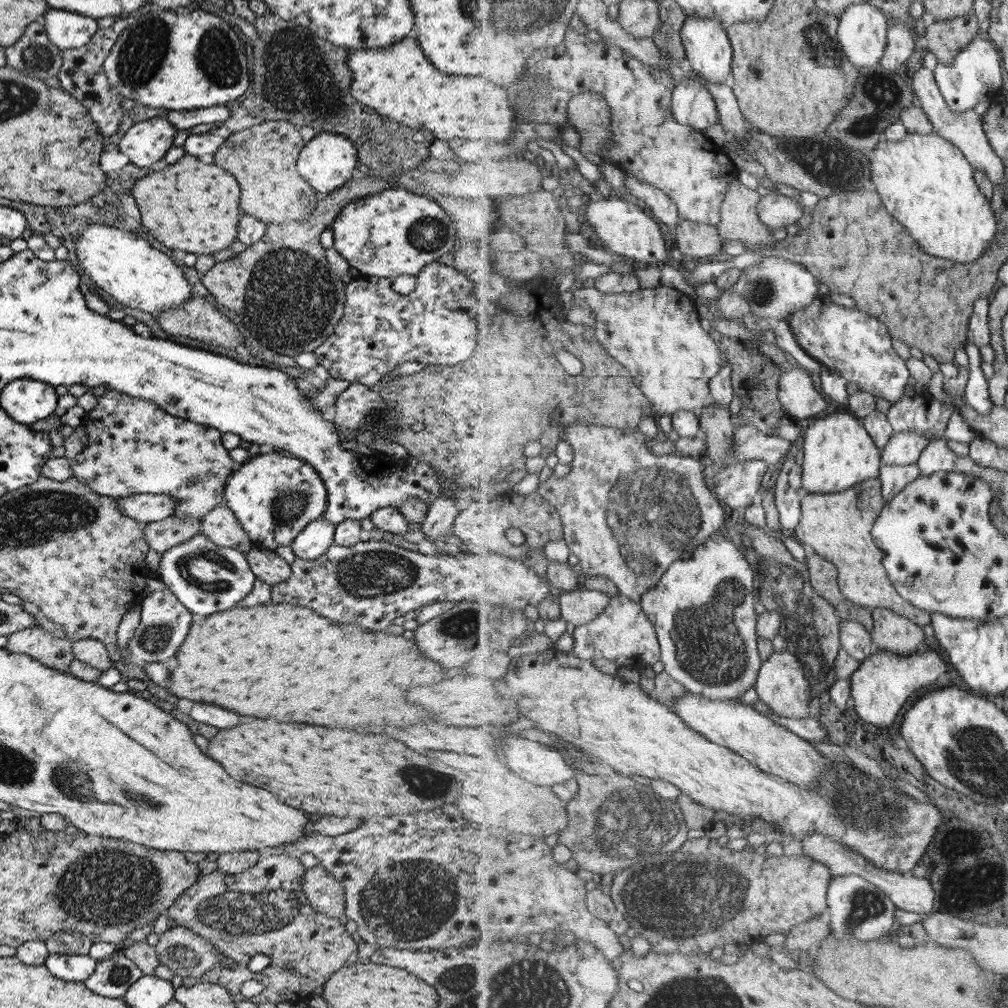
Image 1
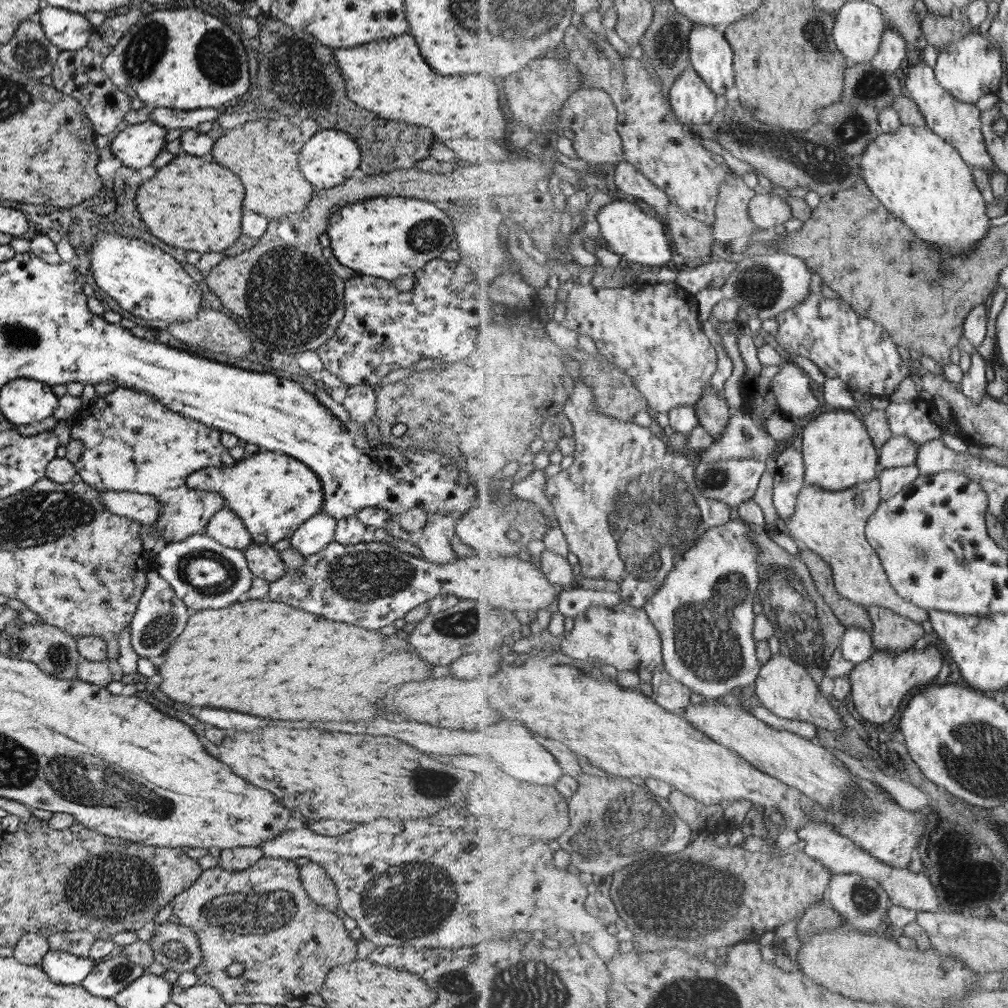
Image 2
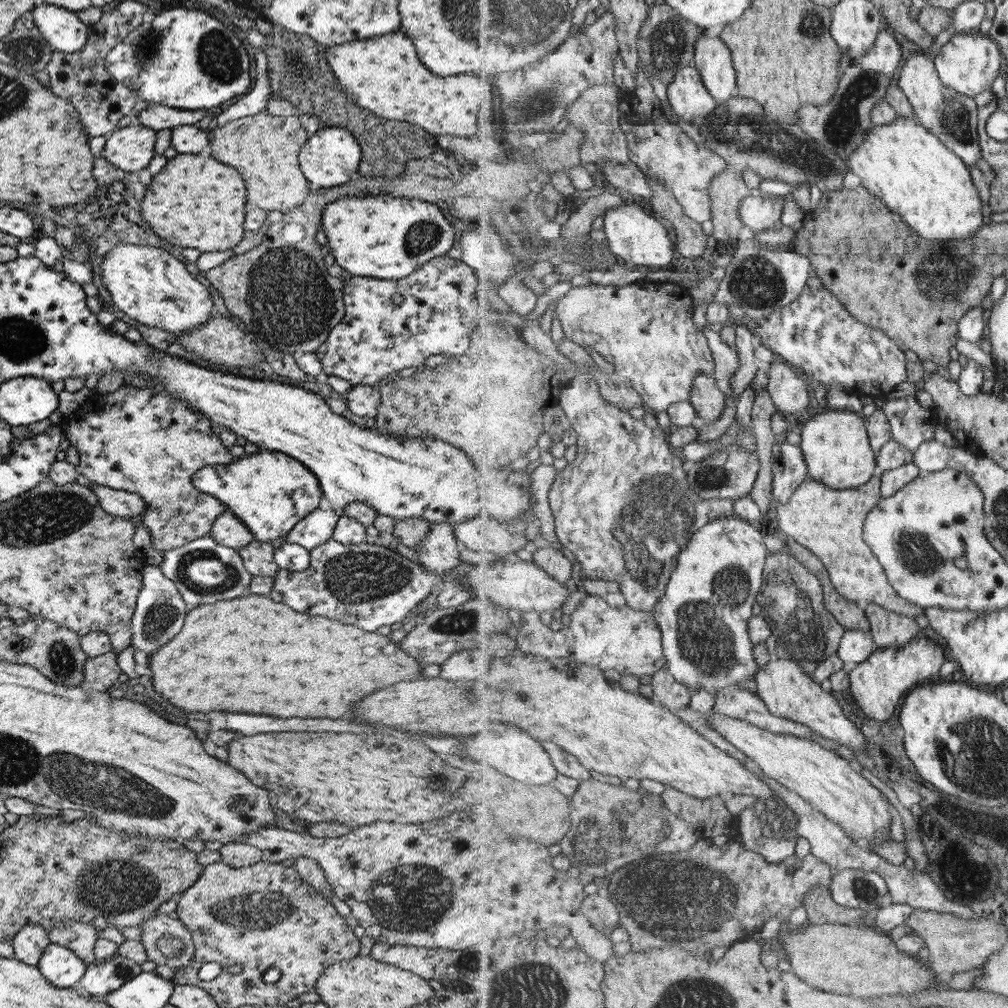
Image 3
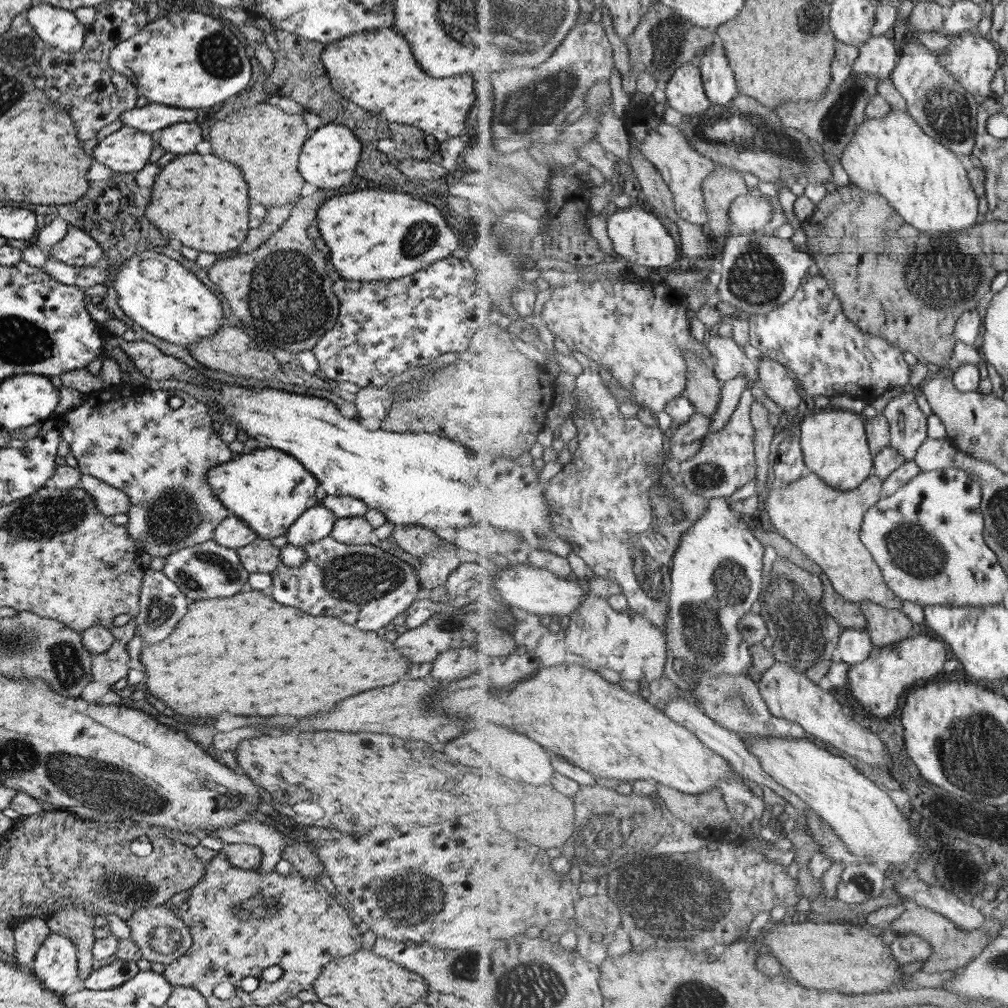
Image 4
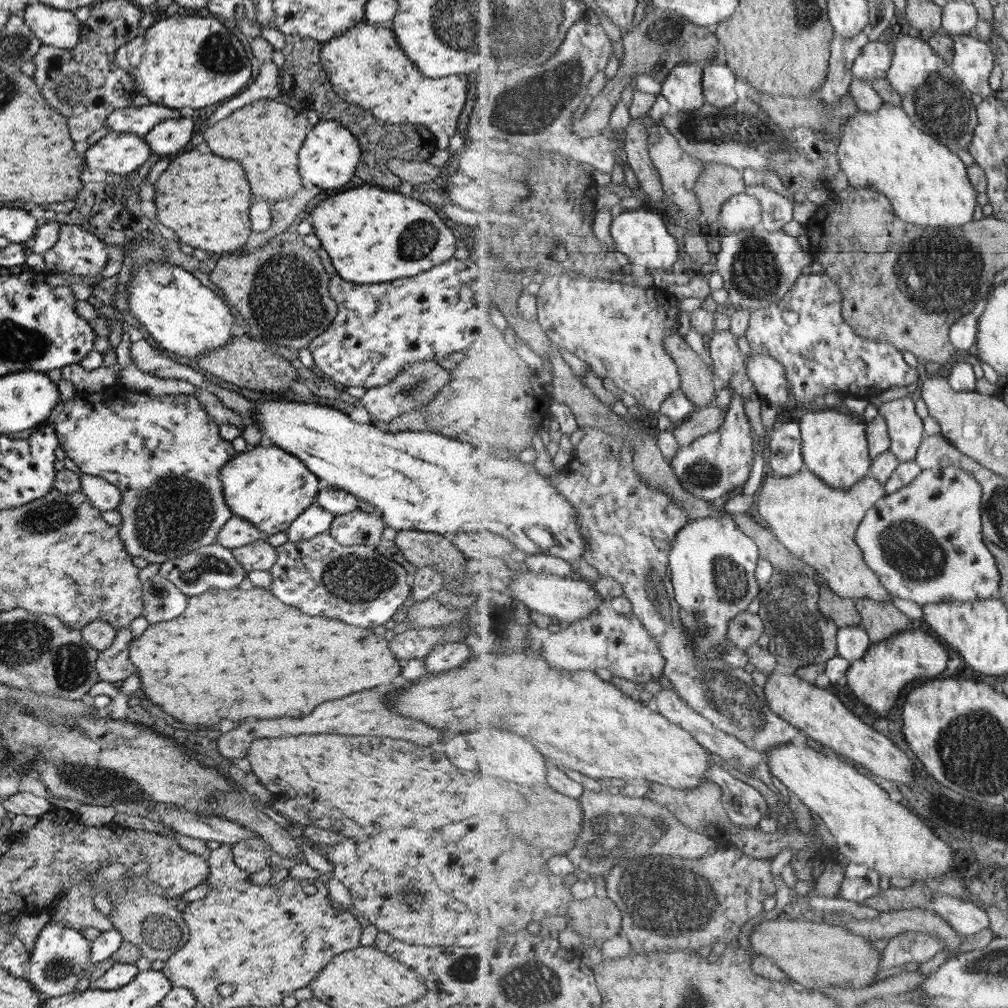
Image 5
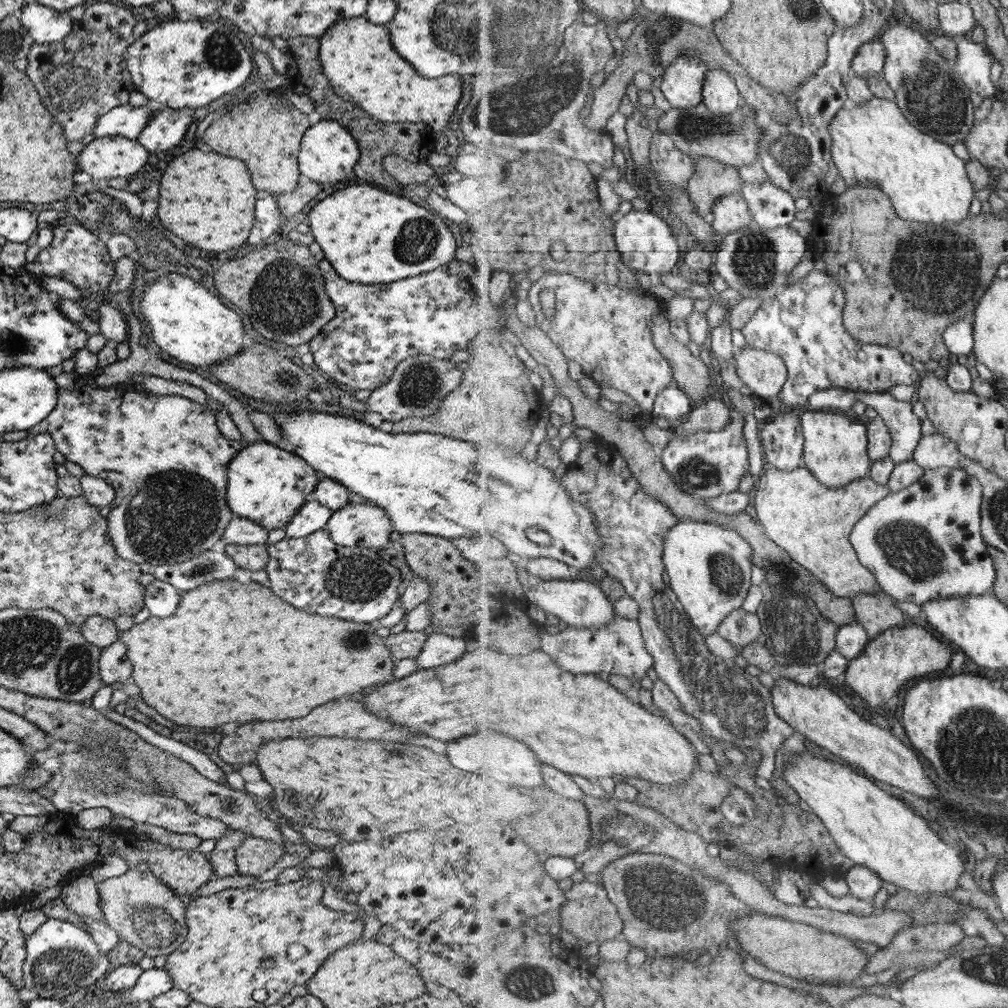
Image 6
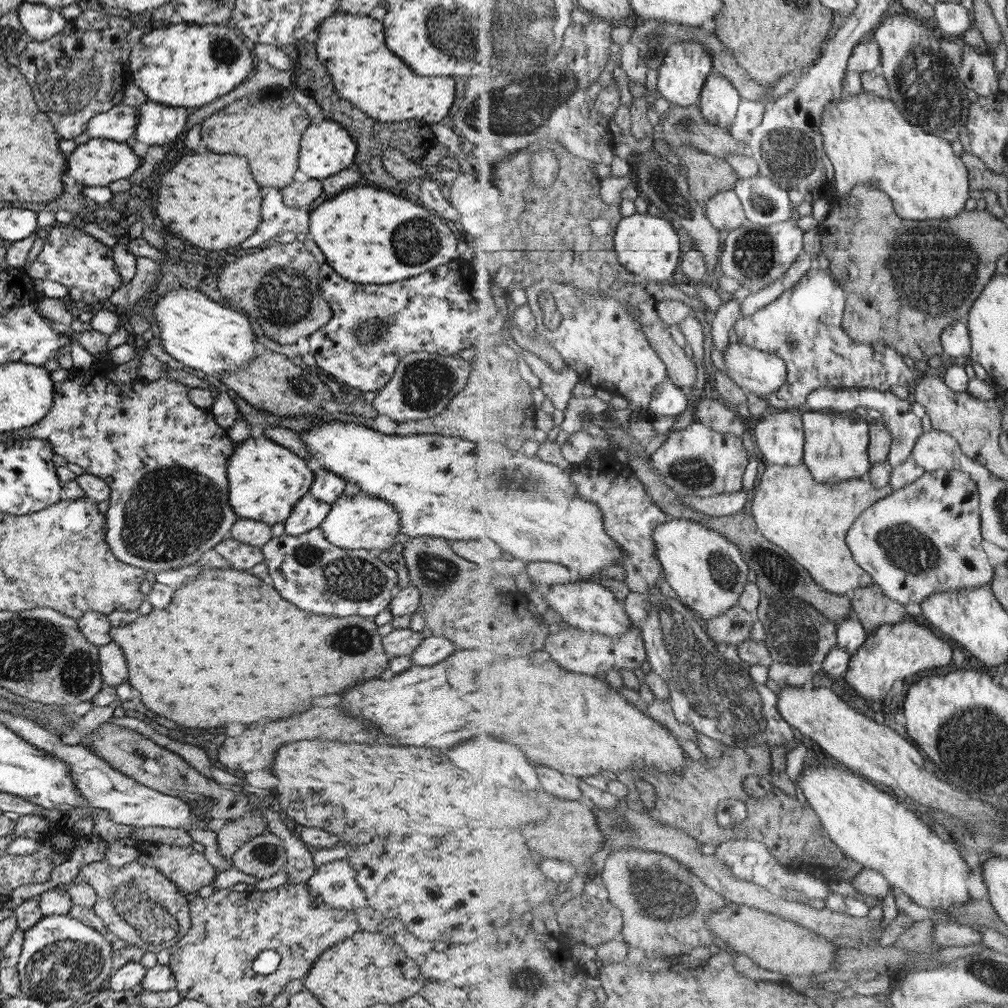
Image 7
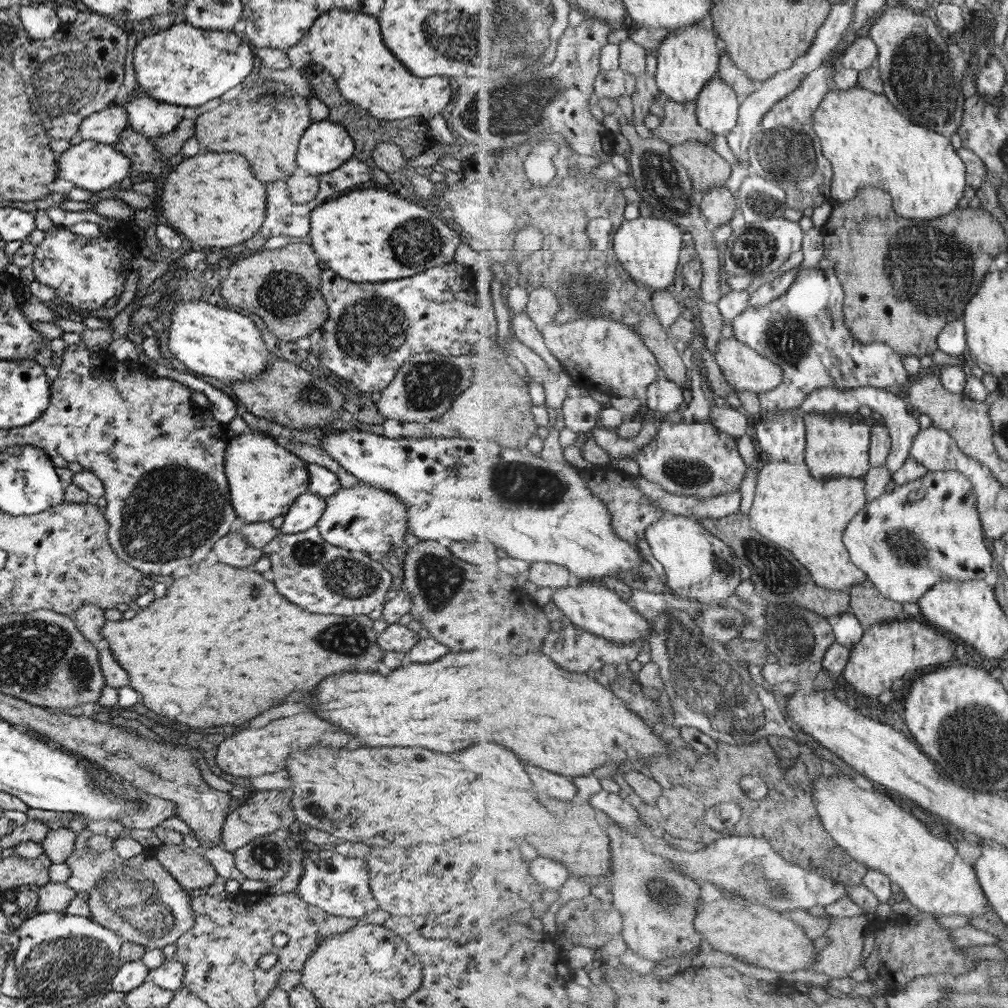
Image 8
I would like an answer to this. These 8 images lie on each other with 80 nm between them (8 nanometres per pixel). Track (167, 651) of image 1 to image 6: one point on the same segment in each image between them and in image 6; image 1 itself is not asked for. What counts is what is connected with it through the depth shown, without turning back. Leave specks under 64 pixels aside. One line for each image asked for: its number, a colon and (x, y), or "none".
2: (159, 616)
3: (159, 612)
4: (161, 603)
5: (161, 600)
6: (160, 598)

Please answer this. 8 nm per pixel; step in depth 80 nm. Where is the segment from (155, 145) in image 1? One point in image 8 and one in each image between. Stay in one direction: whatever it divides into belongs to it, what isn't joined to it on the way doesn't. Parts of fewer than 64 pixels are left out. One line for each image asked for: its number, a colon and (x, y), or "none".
2: (136, 146)
3: (130, 148)
4: (126, 150)
5: (121, 153)
6: (107, 157)
7: (98, 161)
8: (93, 166)

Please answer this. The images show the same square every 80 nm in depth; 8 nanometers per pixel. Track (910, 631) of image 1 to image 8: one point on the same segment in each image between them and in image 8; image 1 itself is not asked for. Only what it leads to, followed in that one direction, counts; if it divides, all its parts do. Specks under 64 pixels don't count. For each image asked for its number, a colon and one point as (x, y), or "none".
2: (893, 632)
3: (889, 628)
4: (886, 626)
5: (880, 619)
6: (878, 612)
7: (872, 606)
8: (871, 607)

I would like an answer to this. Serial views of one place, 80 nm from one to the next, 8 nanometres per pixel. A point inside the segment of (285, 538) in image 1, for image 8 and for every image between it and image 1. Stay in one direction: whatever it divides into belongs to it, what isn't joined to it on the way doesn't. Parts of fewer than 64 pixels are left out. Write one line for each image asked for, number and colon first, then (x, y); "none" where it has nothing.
2: (272, 493)
3: (268, 491)
4: (267, 489)
5: (265, 486)
6: (265, 484)
7: (265, 480)
8: (264, 478)

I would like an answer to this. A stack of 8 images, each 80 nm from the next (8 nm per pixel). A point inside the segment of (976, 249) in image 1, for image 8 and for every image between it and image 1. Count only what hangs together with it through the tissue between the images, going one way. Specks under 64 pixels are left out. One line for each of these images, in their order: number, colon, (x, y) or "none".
2: (919, 176)
3: (914, 172)
4: (922, 178)
5: (926, 181)
6: (874, 145)
7: (870, 141)
8: (870, 143)

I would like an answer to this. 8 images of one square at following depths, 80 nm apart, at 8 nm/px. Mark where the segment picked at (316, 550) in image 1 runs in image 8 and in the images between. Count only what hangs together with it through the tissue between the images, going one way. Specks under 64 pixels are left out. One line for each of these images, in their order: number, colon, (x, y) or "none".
2: (309, 537)
3: (316, 527)
4: (316, 522)
5: (312, 520)
6: (310, 516)
7: (308, 512)
8: (304, 511)

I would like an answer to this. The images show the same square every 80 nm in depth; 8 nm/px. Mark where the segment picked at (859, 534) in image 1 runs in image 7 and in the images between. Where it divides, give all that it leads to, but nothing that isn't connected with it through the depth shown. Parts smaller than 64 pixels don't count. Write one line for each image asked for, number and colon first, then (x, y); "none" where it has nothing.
2: (832, 523)
3: (829, 522)
4: (826, 523)
5: (818, 523)
6: (812, 522)
7: (810, 520)

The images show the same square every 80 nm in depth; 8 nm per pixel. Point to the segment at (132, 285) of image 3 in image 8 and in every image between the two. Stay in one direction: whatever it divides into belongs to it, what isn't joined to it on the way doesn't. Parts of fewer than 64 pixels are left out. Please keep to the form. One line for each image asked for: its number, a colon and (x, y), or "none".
4: (157, 293)
5: (184, 317)
6: (190, 324)
7: (195, 331)
8: (210, 341)

